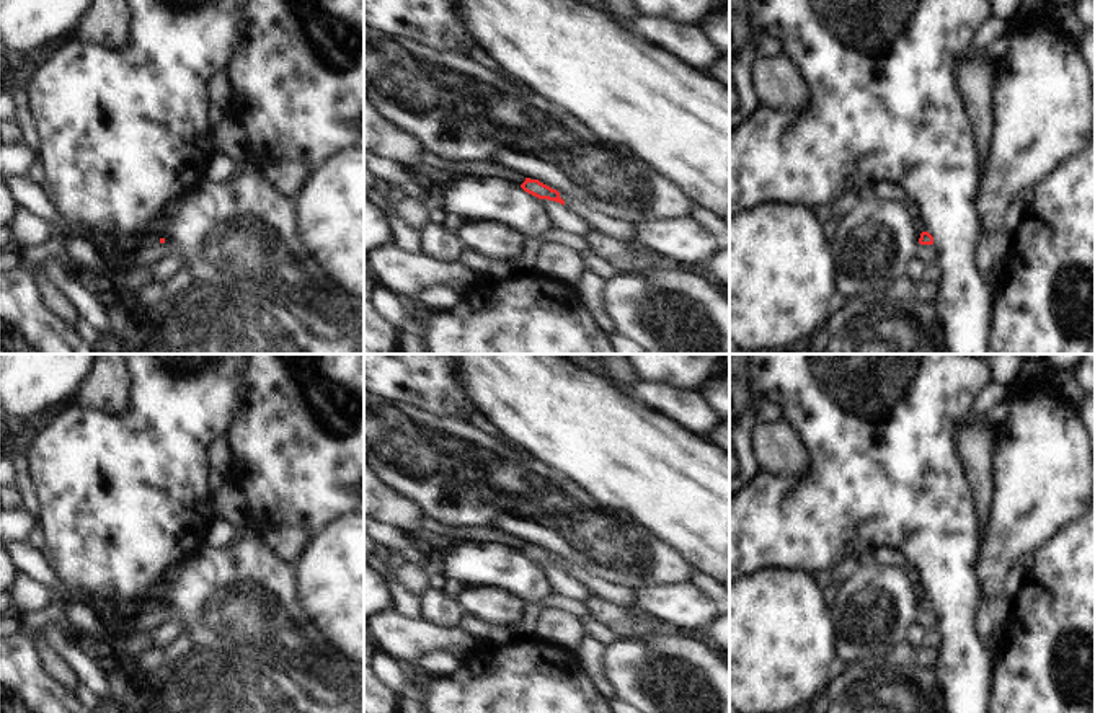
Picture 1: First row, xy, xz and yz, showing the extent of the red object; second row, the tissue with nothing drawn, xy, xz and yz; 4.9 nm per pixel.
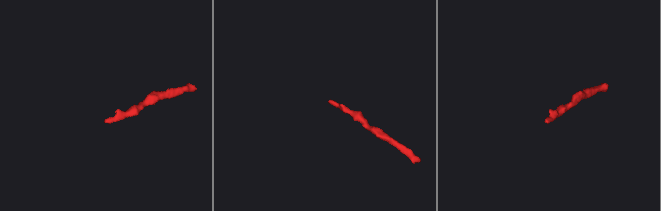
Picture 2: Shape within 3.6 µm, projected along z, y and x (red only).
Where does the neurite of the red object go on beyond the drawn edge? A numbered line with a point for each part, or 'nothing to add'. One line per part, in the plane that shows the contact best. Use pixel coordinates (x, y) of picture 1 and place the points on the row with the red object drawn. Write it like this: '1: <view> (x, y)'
1: xz (462, 167)

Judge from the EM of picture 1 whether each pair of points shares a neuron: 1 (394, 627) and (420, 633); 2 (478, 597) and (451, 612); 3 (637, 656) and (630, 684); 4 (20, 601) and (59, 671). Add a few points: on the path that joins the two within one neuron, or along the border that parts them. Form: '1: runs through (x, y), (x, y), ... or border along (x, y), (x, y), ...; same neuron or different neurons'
1: runs through (400, 633), (413, 633); same neuron
2: border along (454, 599), (465, 611); different neurons
3: runs through (637, 663), (635, 677); same neuron
4: border along (48, 642), (72, 673); different neurons

